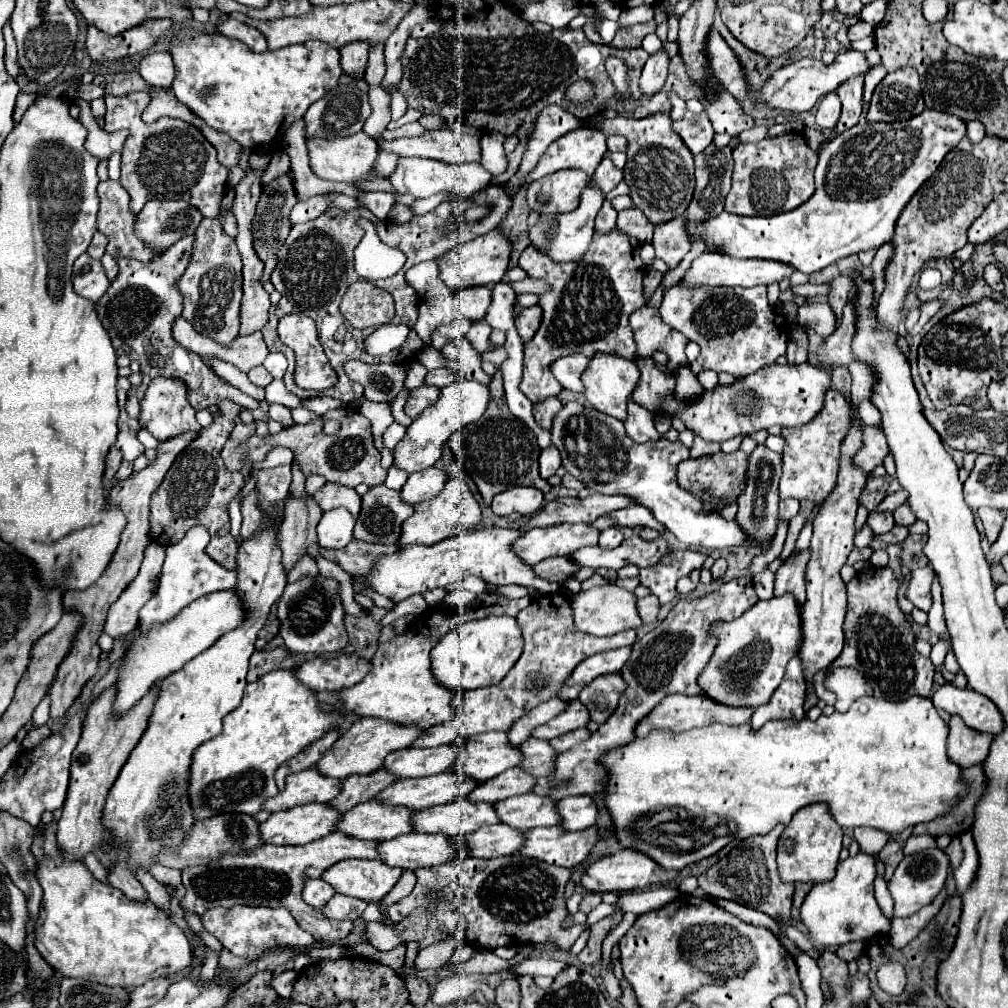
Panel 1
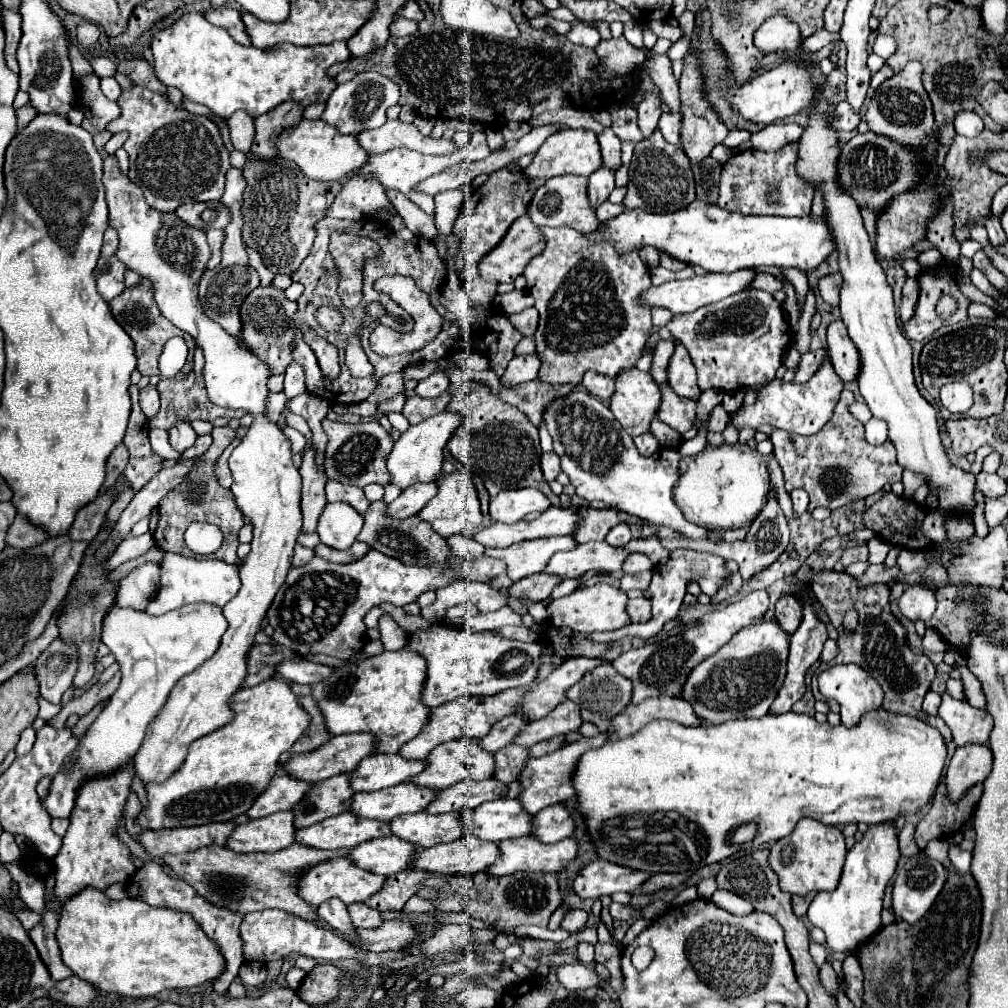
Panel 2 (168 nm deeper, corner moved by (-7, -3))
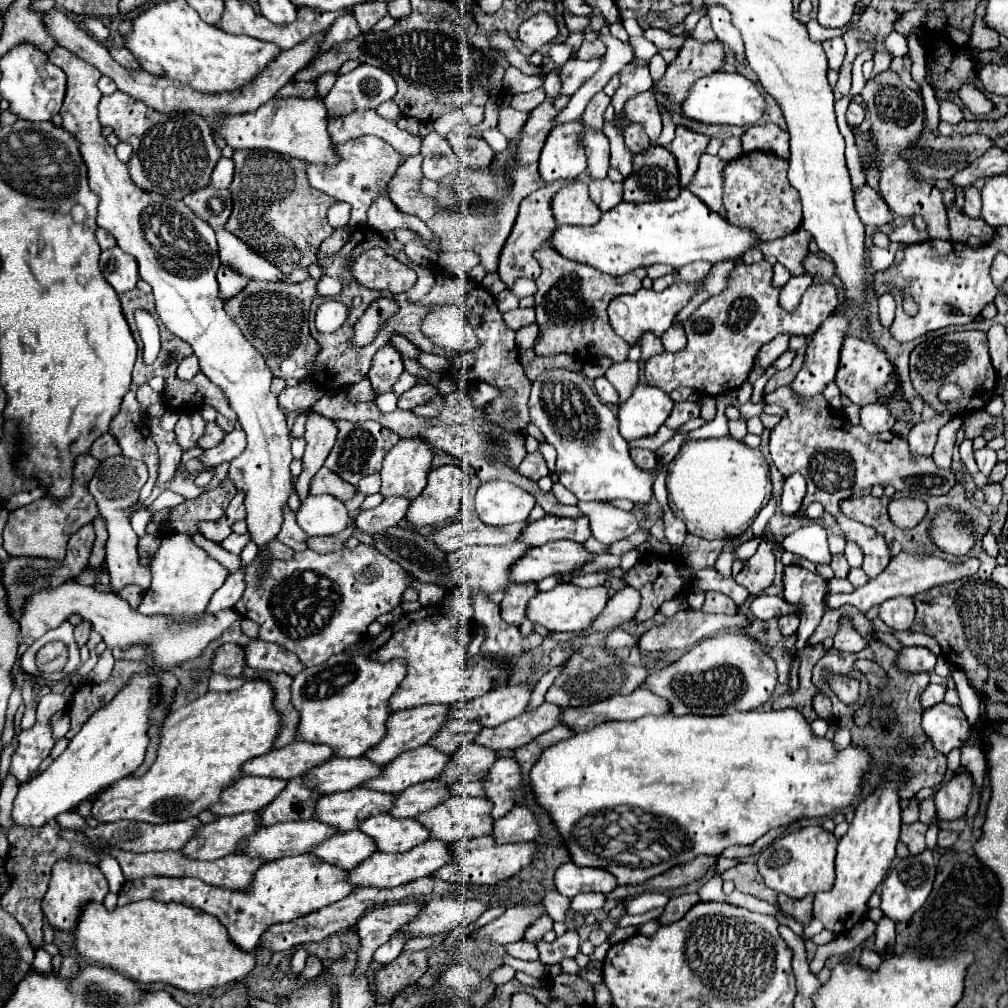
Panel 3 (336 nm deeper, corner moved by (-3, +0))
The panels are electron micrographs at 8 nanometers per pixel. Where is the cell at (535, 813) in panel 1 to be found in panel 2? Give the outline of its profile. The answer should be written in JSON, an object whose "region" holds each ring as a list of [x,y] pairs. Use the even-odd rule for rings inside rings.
{"region":[[[517,799],[487,801],[471,811],[461,811],[463,835],[475,835],[485,841],[503,841],[529,835],[529,819]]]}

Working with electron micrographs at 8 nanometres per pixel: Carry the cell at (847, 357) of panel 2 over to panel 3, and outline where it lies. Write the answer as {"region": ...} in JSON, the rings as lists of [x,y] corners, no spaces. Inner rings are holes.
{"region":[[[847,336],[843,340],[843,348],[841,348],[841,362],[839,362],[839,370],[837,370],[837,378],[835,384],[839,386],[841,394],[845,394],[853,404],[857,406],[865,406],[871,402],[877,402],[883,394],[893,392],[895,384],[899,382],[895,368],[891,364],[889,368],[889,358],[885,356],[885,352],[867,340],[861,340],[857,336]]]}

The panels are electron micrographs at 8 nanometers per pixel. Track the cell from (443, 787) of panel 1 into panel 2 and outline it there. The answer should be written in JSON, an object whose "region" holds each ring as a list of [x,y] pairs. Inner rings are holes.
{"region":[[[399,783],[387,789],[371,793],[355,793],[349,811],[363,819],[389,821],[397,815],[423,811],[437,791],[427,787],[417,787],[413,783]]]}

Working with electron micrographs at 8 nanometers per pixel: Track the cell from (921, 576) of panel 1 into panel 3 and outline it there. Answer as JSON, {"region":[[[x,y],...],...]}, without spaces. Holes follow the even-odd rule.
{"region":[[[909,596],[885,600],[885,604],[881,604],[879,610],[879,618],[893,630],[909,630],[913,624],[913,616],[915,608],[913,608],[913,598]]]}

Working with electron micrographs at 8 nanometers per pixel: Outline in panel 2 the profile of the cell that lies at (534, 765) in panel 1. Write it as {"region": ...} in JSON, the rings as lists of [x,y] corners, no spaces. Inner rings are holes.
{"region":[[[515,743],[499,749],[495,755],[495,773],[493,779],[511,783],[517,781],[517,775],[523,767],[523,763],[529,759],[529,751],[525,747],[517,747]]]}

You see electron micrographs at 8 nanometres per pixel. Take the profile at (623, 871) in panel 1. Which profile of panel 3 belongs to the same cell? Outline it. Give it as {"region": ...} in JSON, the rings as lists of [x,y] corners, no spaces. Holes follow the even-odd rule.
{"region":[[[567,862],[557,868],[555,886],[559,894],[567,898],[575,898],[583,892],[609,894],[613,888],[617,888],[617,878],[603,868],[583,868],[573,862]]]}

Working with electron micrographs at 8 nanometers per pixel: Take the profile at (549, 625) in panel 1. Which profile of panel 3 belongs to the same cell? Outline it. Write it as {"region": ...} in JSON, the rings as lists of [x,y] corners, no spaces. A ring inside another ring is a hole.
{"region":[[[431,704],[431,706],[421,706],[421,708],[411,708],[411,710],[399,710],[395,716],[389,718],[387,736],[381,740],[381,744],[377,744],[377,748],[369,750],[365,756],[379,766],[389,764],[401,752],[409,752],[413,748],[421,748],[421,746],[429,744],[439,734],[439,730],[447,724],[447,720],[449,720],[449,706]]]}

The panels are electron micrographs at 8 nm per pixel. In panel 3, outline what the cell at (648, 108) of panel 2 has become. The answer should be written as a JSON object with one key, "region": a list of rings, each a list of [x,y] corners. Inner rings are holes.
{"region":[[[631,122],[631,124],[625,128],[623,138],[625,138],[625,146],[627,146],[633,154],[643,152],[643,150],[649,148],[649,138],[645,136],[645,130],[643,130],[641,124],[637,124],[637,122]]]}

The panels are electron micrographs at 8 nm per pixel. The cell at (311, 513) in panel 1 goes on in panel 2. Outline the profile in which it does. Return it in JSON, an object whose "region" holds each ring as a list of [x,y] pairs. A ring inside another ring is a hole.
{"region":[[[309,447],[303,455],[301,477],[303,477],[303,497],[301,497],[301,511],[303,511],[303,531],[311,533],[317,529],[317,519],[327,503],[325,499],[325,483],[327,475],[319,471],[315,463],[315,447]]]}

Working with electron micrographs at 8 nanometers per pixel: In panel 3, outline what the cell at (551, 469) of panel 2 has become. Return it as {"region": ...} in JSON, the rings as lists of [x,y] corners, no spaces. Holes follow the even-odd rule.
{"region":[[[533,452],[533,454],[527,454],[525,460],[521,462],[519,466],[519,472],[531,480],[539,480],[543,476],[549,476],[549,468],[545,464],[545,458],[541,456],[541,452]]]}

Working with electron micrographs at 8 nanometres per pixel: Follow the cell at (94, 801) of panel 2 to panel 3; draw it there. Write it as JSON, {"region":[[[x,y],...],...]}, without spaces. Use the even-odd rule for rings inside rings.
{"region":[[[59,860],[51,872],[51,884],[43,898],[43,914],[47,916],[49,924],[59,930],[73,930],[77,924],[77,916],[85,902],[103,902],[105,894],[109,892],[107,878],[99,868],[93,864],[73,864],[71,860]]]}

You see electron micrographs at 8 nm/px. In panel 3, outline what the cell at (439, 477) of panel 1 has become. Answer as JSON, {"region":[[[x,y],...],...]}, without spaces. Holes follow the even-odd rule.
{"region":[[[405,496],[385,498],[377,508],[359,512],[355,524],[365,534],[373,536],[375,532],[381,532],[383,528],[389,528],[389,526],[399,524],[405,518],[405,512],[407,512],[409,504],[411,504],[411,500],[405,500]]]}

